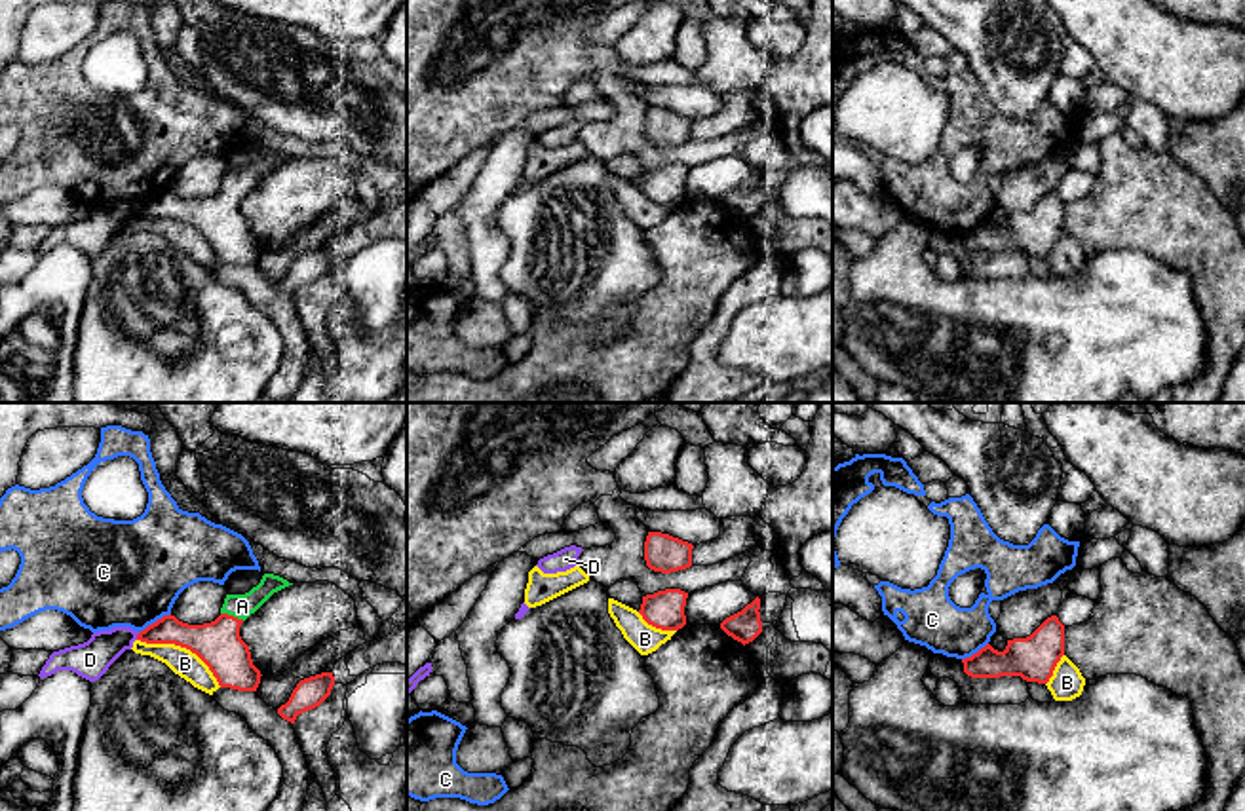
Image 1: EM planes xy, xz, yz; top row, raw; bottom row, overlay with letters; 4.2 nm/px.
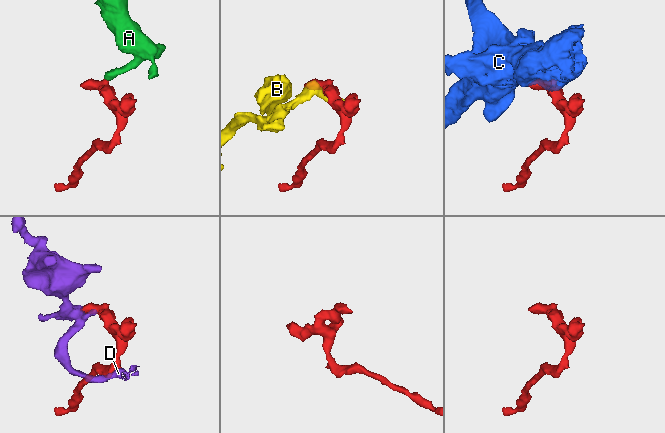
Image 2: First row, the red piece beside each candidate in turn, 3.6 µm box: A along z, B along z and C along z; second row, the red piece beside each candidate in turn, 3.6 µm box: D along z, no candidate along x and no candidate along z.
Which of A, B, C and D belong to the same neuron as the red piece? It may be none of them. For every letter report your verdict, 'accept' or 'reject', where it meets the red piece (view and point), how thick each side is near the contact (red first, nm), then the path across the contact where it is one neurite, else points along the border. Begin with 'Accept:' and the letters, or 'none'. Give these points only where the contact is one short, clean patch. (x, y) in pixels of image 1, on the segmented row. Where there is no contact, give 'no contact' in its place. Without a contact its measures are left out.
Accept: A
A: accept | xy (232, 616) | 190/100 nm | across xy (219, 644), (232, 616), (242, 606)
B: reject | xy (183, 646) | 190/120 nm
C: reject | xy (156, 622) | 170/440 nm
D: reject | xy (137, 637) | 120/160 nm

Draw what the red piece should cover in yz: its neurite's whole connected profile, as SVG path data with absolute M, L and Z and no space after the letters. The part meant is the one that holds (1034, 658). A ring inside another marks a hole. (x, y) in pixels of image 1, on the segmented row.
M1047 617L1030 636L1007 640L1004 651L990 644L962 659L971 678L1021 676L1026 682L1047 684L1064 655L1064 625Z

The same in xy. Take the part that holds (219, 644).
M264 574L249 593L226 594L215 621L188 625L169 613L141 631L137 640L186 648L209 667L220 688L257 691L262 674L253 665L249 646L239 636L239 627L274 593L289 585L293 583L279 575Z

